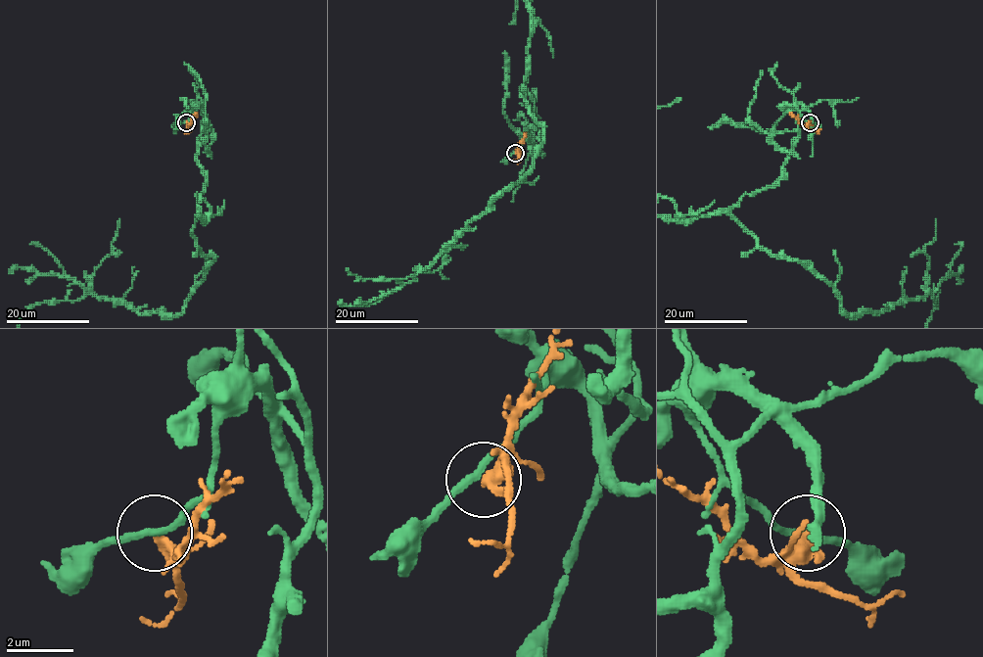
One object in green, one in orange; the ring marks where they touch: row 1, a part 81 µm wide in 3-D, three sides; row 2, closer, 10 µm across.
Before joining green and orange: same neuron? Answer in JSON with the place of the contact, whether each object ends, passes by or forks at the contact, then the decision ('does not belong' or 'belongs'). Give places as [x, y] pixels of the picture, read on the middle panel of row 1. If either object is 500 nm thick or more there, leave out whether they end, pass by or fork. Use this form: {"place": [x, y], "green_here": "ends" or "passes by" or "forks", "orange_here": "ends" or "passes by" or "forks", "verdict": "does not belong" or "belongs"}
{"place": [515, 153], "green_here": "passes by", "orange_here": "ends", "verdict": "does not belong"}

